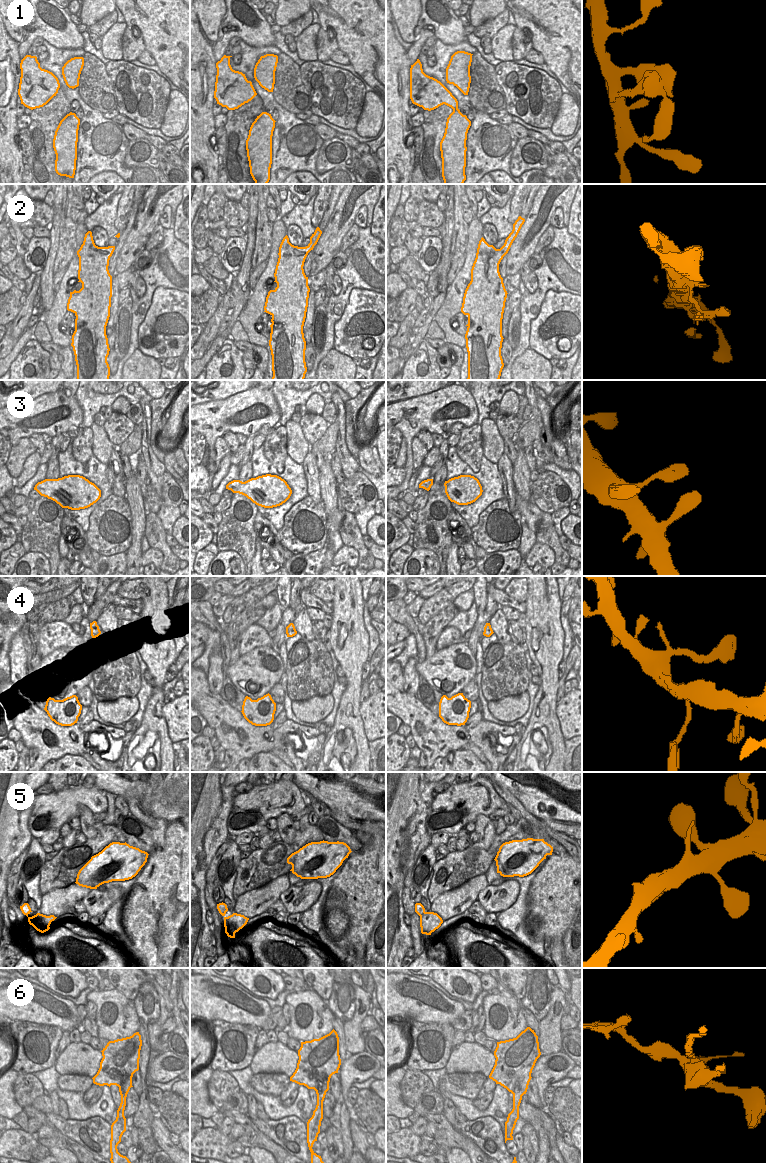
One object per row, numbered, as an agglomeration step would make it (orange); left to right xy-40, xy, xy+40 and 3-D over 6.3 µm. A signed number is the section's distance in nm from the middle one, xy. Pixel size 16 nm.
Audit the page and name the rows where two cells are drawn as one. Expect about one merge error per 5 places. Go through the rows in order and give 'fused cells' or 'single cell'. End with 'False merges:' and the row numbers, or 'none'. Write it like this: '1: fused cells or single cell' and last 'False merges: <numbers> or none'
1: single cell
2: fused cells
3: single cell
4: single cell
5: single cell
6: fused cells
False merges: 2, 6

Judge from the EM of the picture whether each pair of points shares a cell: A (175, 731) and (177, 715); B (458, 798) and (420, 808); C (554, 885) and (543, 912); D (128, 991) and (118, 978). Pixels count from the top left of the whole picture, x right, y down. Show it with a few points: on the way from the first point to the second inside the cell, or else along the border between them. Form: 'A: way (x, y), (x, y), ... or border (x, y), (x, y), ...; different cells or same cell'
A: way (177, 727), (177, 719); same cell
B: border (434, 798), (430, 812), (425, 820), (425, 828); different cells
C: way (553, 892), (553, 900), (550, 905); same cell
D: way (128, 988), (121, 981); same cell

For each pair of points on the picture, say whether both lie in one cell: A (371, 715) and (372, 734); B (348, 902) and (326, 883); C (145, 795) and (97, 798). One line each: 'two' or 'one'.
A: one
B: two
C: two

